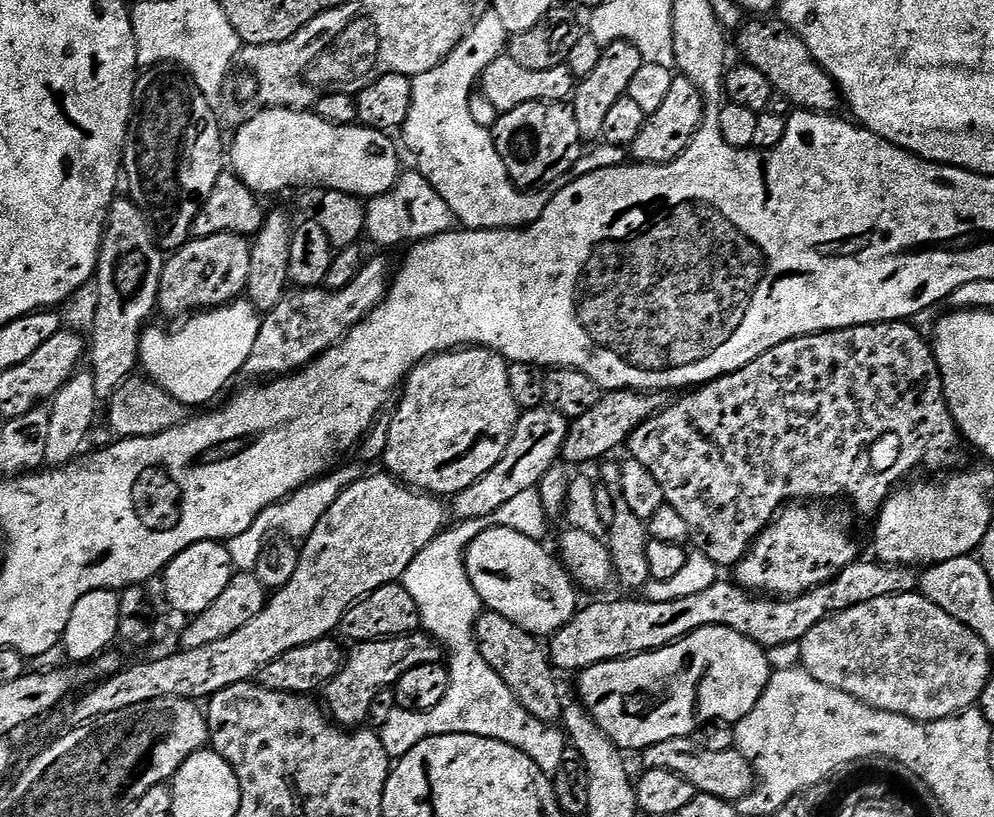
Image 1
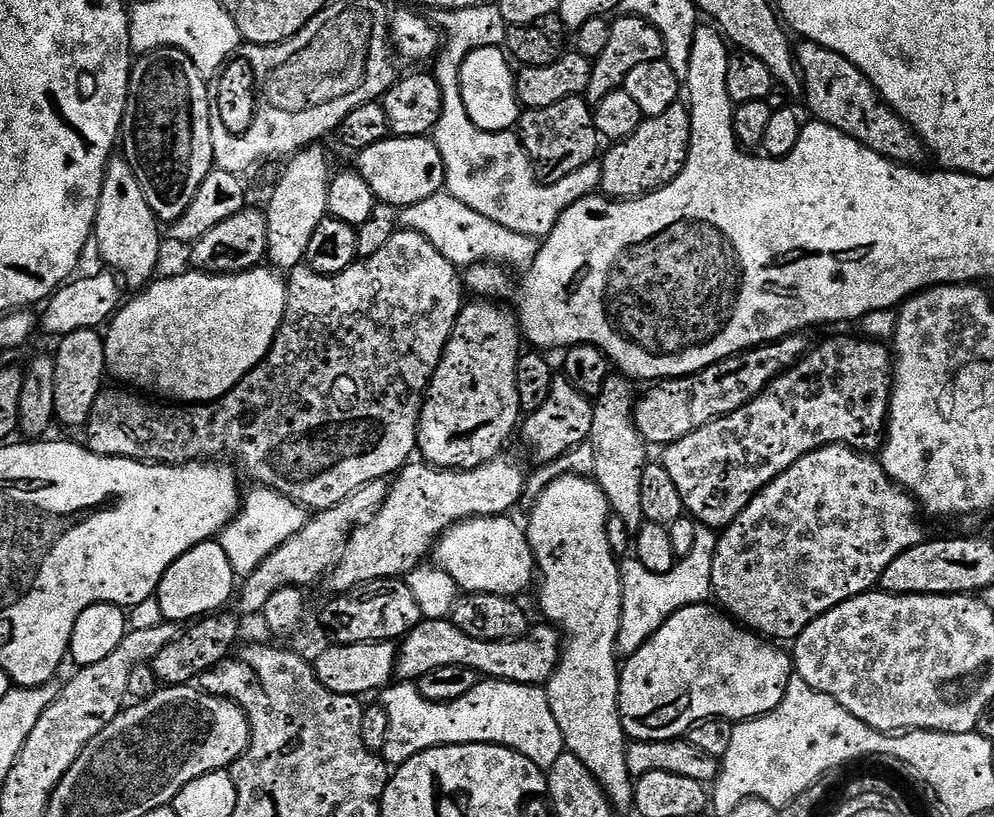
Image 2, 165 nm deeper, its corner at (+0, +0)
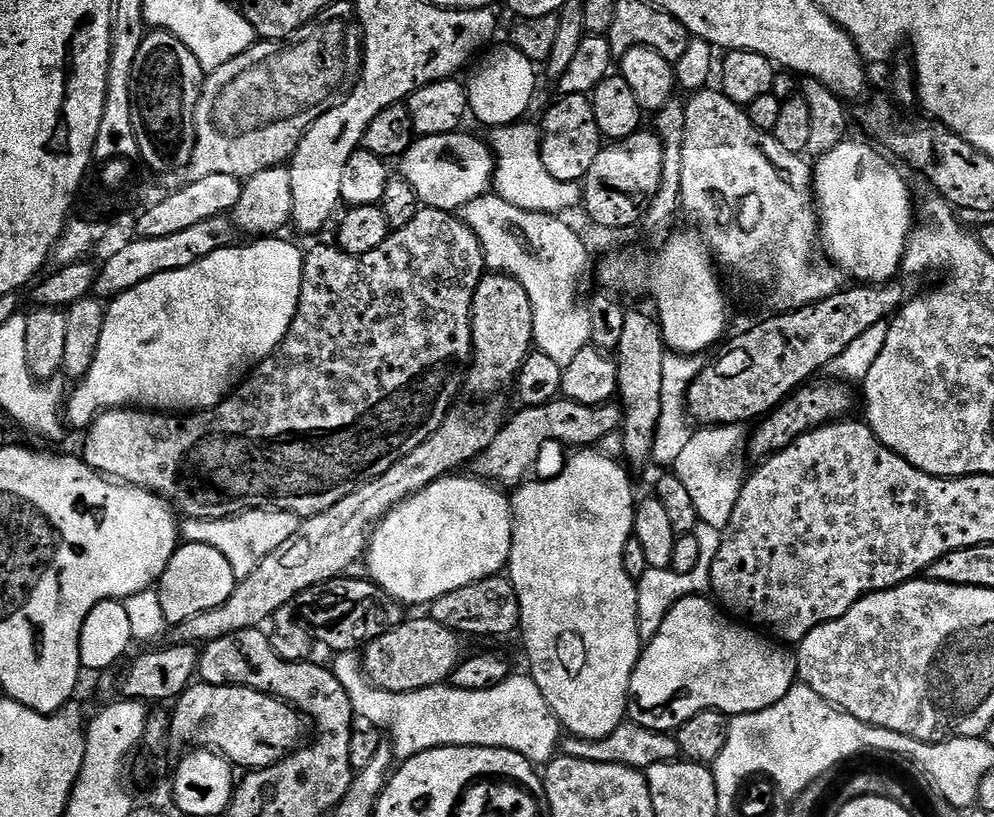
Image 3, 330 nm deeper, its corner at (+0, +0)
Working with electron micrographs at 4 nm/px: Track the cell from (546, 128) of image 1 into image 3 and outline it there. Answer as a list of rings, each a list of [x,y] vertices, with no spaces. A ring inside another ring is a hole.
[[[587,95],[560,96],[557,101],[557,104],[549,106],[548,113],[544,116],[540,157],[553,178],[563,184],[575,184],[583,181],[590,166],[594,166],[594,158],[598,158],[602,147],[600,127],[596,121],[594,106]]]

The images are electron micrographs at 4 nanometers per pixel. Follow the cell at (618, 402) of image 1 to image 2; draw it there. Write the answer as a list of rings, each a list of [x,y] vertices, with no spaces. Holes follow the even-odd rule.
[[[800,334],[783,336],[771,344],[750,348],[706,366],[691,376],[674,376],[653,383],[649,387],[652,389],[635,401],[636,428],[649,445],[667,446],[686,438],[686,434],[694,434],[694,430],[714,422],[719,416],[729,416],[734,410],[750,403],[764,387],[771,384],[774,377],[781,376],[806,355],[810,344],[804,338]]]

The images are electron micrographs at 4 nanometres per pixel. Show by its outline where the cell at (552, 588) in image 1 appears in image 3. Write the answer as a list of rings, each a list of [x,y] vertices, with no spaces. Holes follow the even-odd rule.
[[[449,474],[440,480],[436,480],[430,486],[426,486],[418,494],[414,494],[408,500],[403,500],[398,507],[393,508],[379,524],[376,525],[368,542],[366,549],[366,561],[368,560],[367,575],[381,588],[384,593],[391,596],[393,600],[401,605],[408,604],[424,604],[431,605],[433,600],[437,600],[439,596],[450,594],[454,590],[458,590],[462,586],[470,586],[479,580],[485,580],[487,576],[494,576],[505,571],[508,564],[508,556],[512,552],[512,525],[514,517],[512,514],[512,502],[506,495],[503,496],[499,487],[493,486],[491,483],[485,482],[479,478],[473,478],[471,475],[460,476],[464,474]]]

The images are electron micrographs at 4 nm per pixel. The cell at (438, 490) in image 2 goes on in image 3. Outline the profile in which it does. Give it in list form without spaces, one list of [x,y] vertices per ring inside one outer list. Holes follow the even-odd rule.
[[[557,398],[537,408],[521,407],[519,411],[513,420],[511,417],[505,423],[498,438],[494,438],[494,442],[490,442],[490,446],[486,446],[484,453],[474,462],[475,475],[479,479],[496,486],[519,485],[525,479],[523,476],[535,466],[540,451],[547,444],[569,444],[572,450],[596,446],[599,440],[606,439],[612,431],[615,433],[622,421],[622,408],[616,402],[586,406],[573,400]]]

